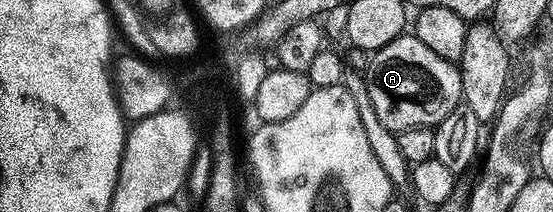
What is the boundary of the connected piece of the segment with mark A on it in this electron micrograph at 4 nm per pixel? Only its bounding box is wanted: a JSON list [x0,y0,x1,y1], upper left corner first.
[362,32,462,132]

